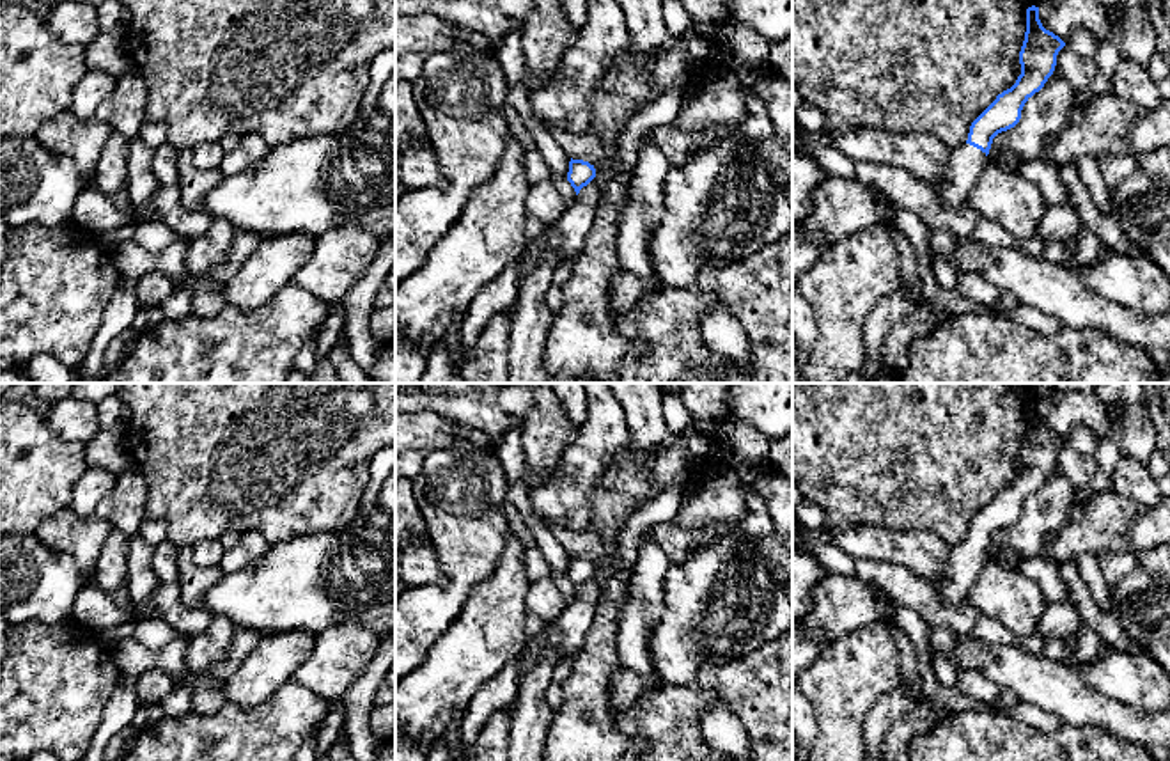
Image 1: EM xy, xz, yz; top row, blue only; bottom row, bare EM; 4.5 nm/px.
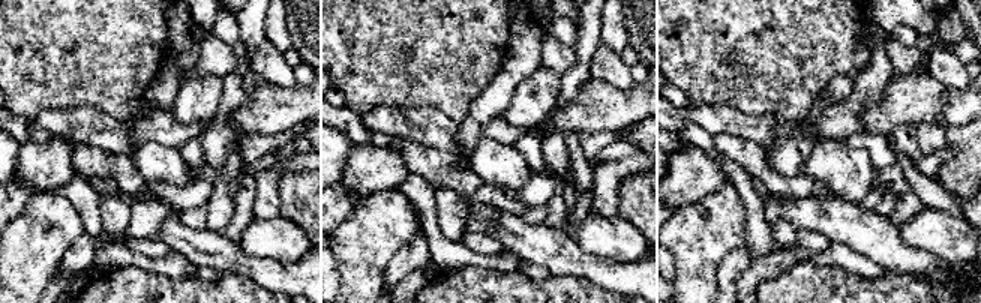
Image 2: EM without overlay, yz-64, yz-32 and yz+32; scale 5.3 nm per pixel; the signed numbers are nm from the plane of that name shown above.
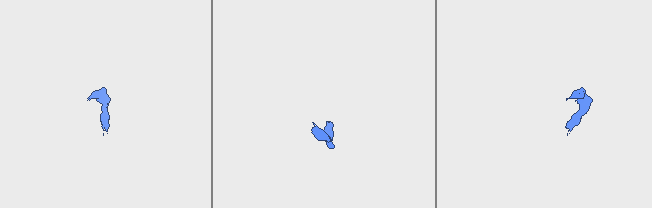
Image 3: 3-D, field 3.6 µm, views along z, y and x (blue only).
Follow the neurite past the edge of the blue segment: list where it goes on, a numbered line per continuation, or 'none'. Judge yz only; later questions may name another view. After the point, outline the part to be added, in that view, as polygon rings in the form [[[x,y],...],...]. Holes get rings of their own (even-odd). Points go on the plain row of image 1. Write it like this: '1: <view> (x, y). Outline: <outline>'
1: yz (967, 559). Outline: [[[963,541],[952,548],[945,575],[938,580],[943,605],[956,607],[968,598],[968,592],[987,562],[987,553],[980,546]]]

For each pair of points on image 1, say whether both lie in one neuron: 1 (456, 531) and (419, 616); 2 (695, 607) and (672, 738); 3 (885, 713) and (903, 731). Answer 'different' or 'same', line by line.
1: same
2: different
3: different

